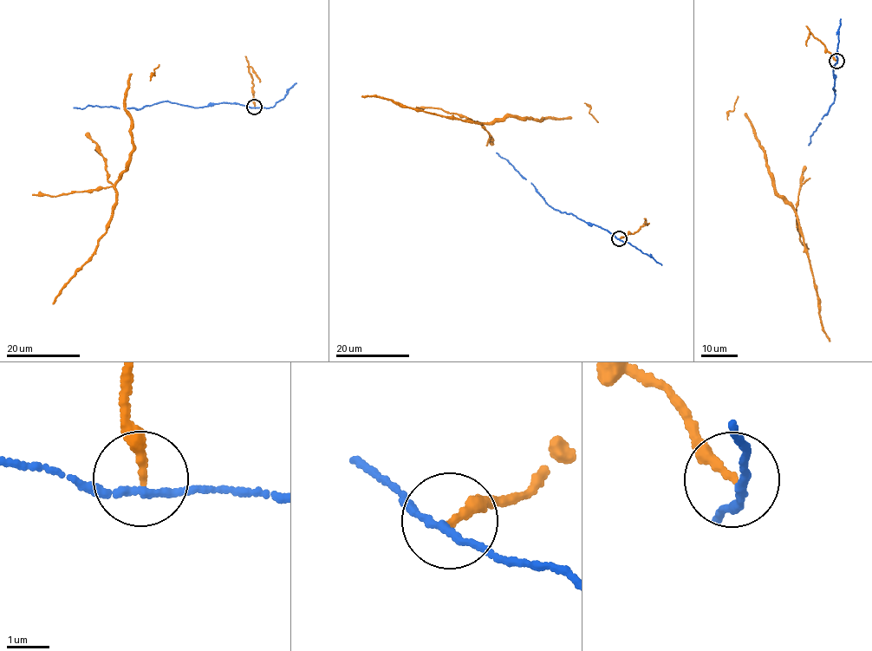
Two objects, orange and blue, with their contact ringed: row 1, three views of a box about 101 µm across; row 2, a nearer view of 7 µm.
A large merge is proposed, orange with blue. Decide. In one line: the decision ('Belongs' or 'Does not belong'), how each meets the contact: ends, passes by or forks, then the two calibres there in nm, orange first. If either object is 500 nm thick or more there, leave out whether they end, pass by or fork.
Does not belong. At the ring orange ends. At the ring blue passes by. Thickness 200 nm (orange) against 150 nm

